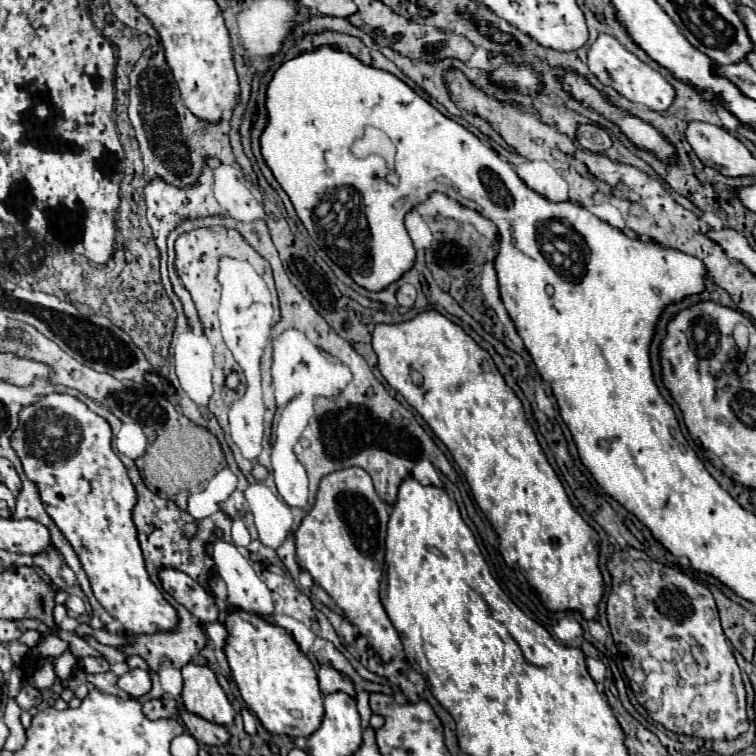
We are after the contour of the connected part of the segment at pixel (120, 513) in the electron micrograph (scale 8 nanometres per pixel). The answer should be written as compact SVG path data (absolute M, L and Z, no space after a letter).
M49 392L37 402L21 408L19 424L11 434L11 446L17 452L27 478L37 486L47 514L53 518L55 526L63 532L63 536L79 556L83 570L89 576L93 594L101 602L101 606L131 634L173 630L177 626L177 614L153 586L145 570L143 554L137 542L137 530L131 520L131 510L137 502L137 494L123 462L111 448L111 426L107 424L107 420L91 412L75 396Z

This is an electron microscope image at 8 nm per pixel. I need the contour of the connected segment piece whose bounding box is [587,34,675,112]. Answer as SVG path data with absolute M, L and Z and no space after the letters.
M599 34L599 38L591 44L587 58L589 58L587 60L589 70L605 86L615 88L627 100L631 100L635 104L643 104L643 106L647 106L649 110L655 110L655 112L663 112L673 104L675 88L667 82L667 78L661 72L657 72L655 68L651 68L649 64L645 64L643 60L639 60L635 54L631 54L625 46L621 46L617 38L613 38L609 34Z

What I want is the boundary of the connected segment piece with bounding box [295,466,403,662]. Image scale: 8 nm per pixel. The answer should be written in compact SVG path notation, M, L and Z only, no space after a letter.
M351 466L321 478L315 504L295 530L299 566L305 566L345 616L359 626L359 634L367 638L383 662L389 662L403 650L401 638L379 600L389 512L391 506L377 496L371 476L363 468Z

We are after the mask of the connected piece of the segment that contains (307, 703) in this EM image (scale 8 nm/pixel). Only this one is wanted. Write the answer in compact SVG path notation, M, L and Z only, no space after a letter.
M231 608L223 624L229 634L225 642L225 656L233 680L237 682L245 704L261 720L261 724L271 734L303 738L317 730L323 718L323 696L317 672L293 636L271 620L241 608Z

